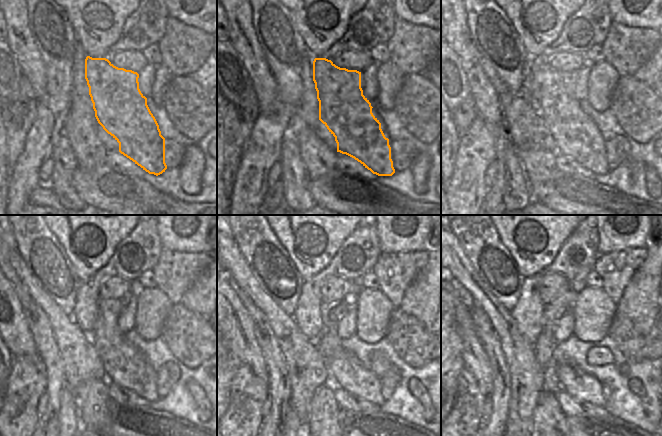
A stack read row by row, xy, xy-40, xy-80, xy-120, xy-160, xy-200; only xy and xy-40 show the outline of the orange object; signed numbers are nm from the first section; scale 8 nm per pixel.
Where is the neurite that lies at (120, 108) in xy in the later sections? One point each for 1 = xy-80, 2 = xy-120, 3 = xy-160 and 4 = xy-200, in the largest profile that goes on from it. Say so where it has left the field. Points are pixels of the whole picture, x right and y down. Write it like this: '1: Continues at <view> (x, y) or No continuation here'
1: Continues at xy-80 (576, 136)
2: Continues at xy-120 (125, 366)
3: Continues at xy-160 (345, 370)
4: Continues at xy-200 (584, 388).

